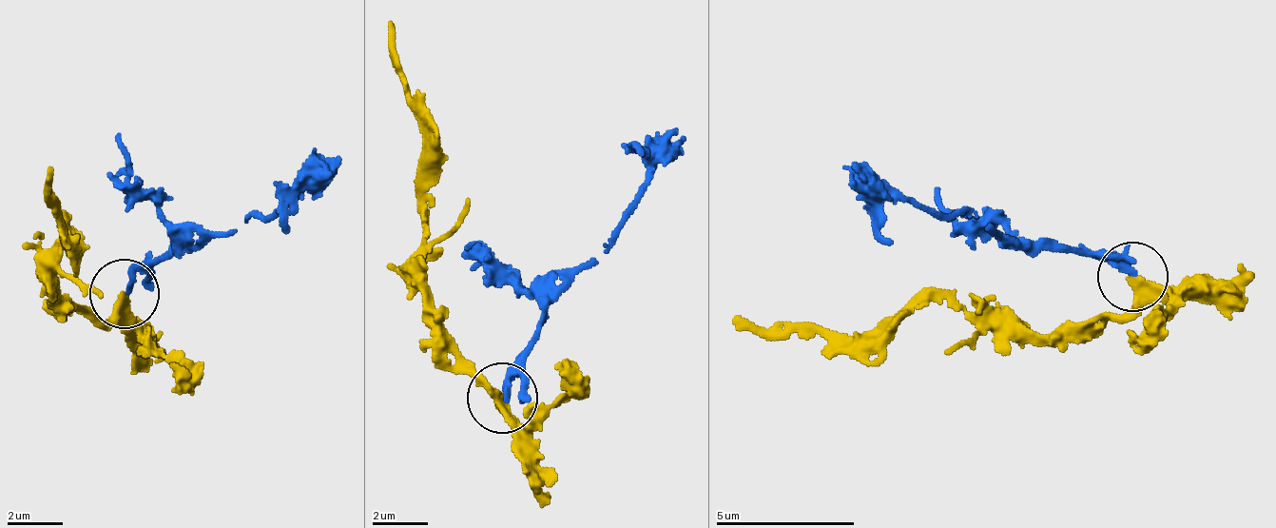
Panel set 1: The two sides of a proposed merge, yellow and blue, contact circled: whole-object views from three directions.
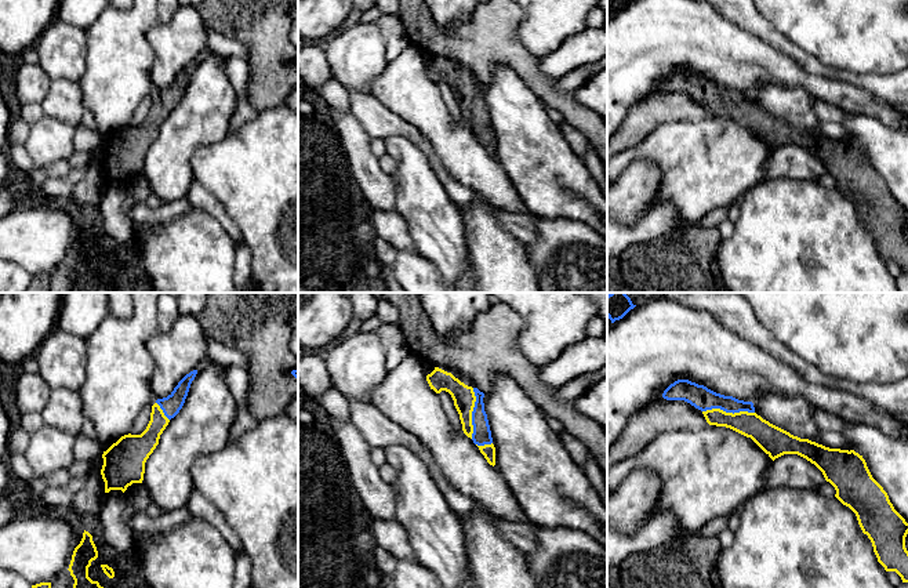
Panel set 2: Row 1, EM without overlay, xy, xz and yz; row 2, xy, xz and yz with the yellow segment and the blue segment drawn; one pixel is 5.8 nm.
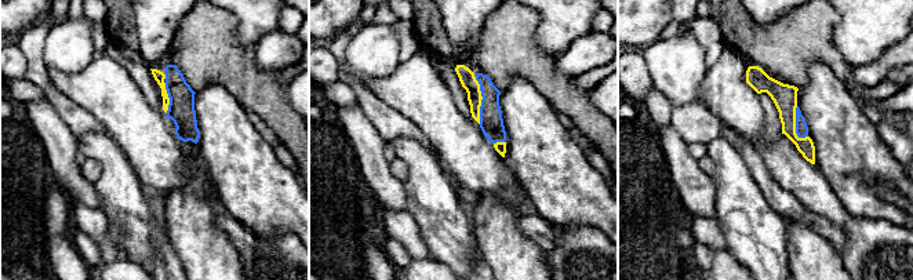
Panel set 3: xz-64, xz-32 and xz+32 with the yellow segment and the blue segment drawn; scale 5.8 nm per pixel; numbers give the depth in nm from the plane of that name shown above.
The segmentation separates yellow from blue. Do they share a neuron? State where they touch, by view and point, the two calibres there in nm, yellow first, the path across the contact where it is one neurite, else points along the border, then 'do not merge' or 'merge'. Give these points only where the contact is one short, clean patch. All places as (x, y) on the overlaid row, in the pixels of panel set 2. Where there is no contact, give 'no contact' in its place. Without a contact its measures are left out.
meets yellow in yz at (729, 413); 150 nm thick on the yellow side, 140 nm on the other; runs through yz (762, 432), (740, 416), (729, 413), (716, 409), (700, 396); merge

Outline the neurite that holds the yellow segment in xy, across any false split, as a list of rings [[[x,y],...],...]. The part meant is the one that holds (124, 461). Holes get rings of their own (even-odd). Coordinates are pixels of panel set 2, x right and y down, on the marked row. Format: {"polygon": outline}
{"polygon": [[[197,370],[186,374],[174,391],[152,406],[150,421],[141,435],[124,435],[103,451],[101,469],[105,482],[105,493],[121,490],[123,493],[132,483],[142,483],[145,462],[159,444],[160,435],[182,409],[192,381]]]}

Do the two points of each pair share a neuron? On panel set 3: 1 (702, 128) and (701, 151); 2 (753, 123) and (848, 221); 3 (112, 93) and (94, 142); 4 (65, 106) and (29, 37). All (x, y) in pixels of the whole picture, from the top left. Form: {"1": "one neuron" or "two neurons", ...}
{"1": "two neurons", "2": "one neuron", "3": "two neurons", "4": "one neuron"}

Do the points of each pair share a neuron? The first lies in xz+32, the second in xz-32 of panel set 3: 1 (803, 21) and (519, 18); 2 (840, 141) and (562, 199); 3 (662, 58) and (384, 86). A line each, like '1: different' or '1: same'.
1: same
2: same
3: different

